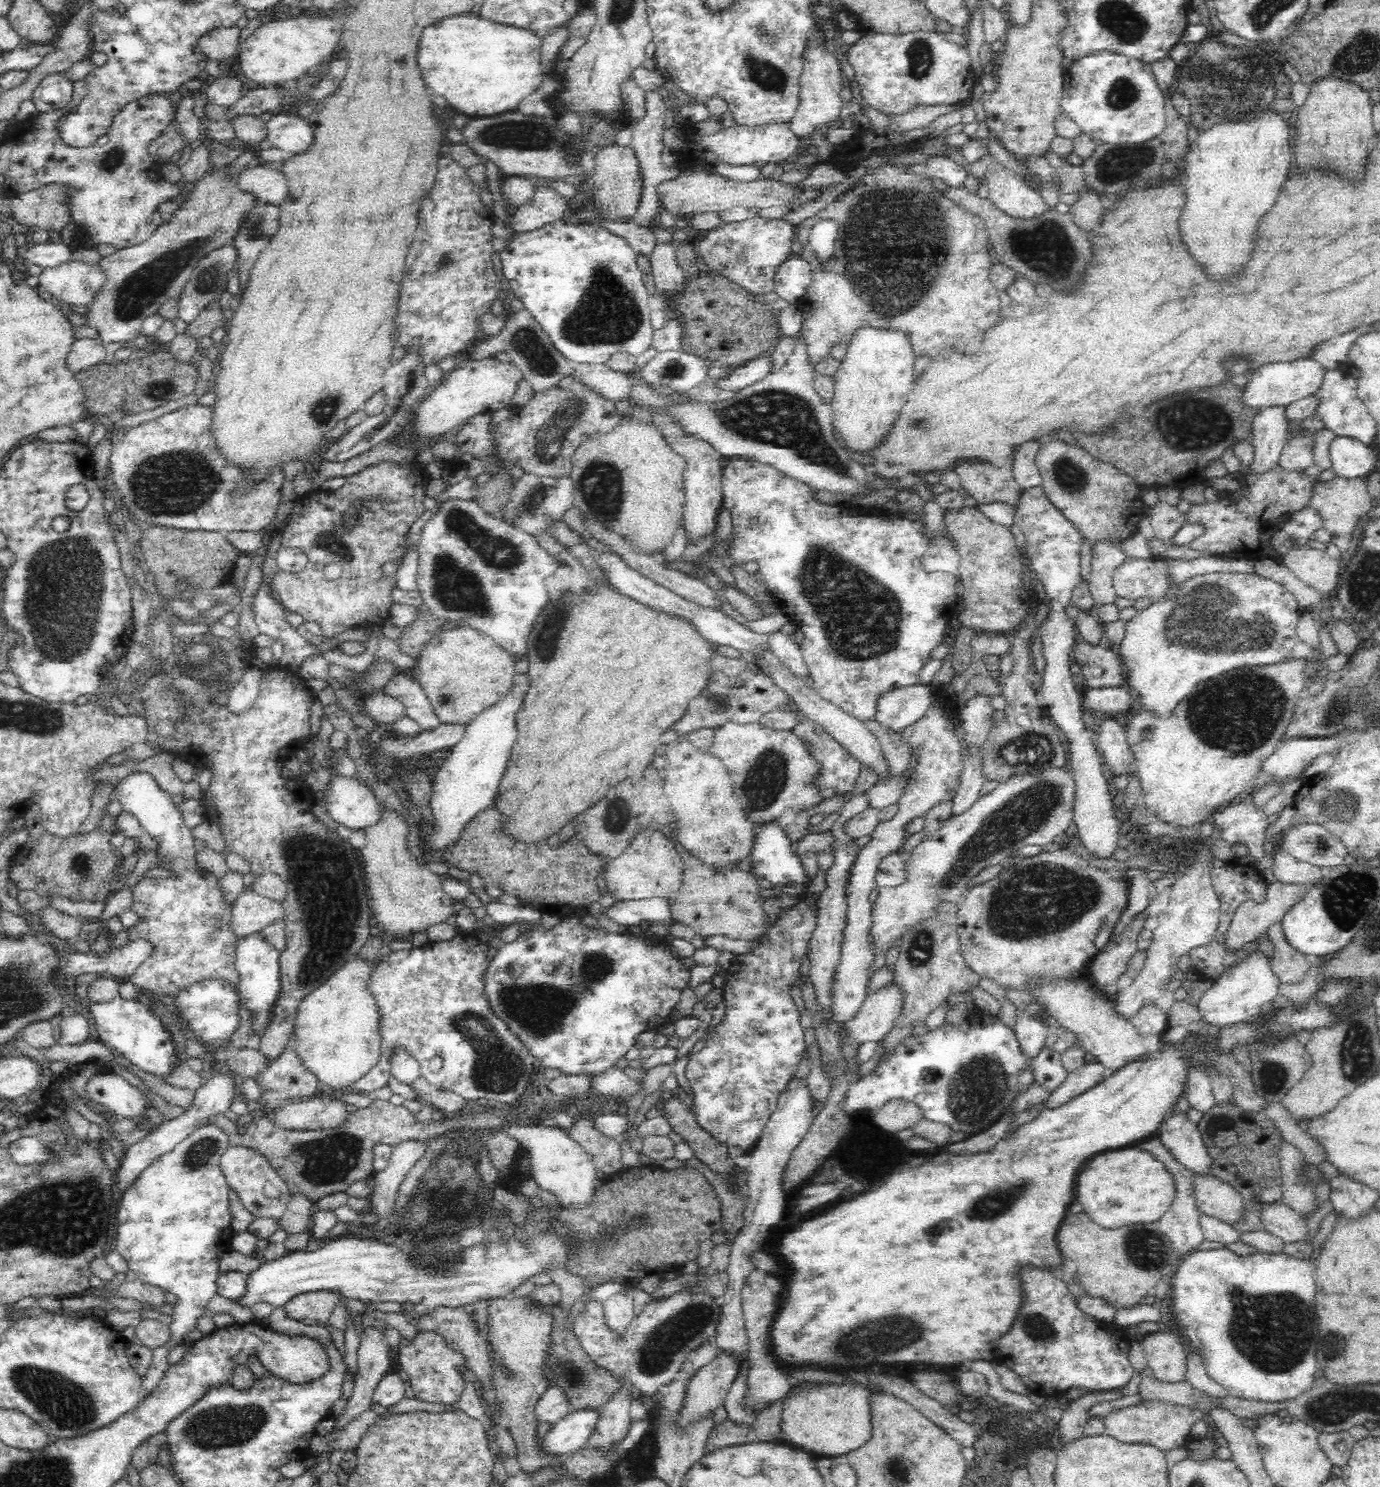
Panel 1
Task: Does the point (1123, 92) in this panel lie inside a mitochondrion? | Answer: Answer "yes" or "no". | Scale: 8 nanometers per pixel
yes

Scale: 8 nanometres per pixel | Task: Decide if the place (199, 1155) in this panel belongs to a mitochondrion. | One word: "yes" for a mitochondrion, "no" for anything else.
yes

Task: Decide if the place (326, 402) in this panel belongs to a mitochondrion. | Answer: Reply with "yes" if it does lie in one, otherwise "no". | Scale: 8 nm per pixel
yes

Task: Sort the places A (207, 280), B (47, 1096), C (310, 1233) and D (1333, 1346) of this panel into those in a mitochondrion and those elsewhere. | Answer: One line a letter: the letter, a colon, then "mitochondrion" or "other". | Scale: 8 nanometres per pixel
A: mitochondrion
B: other
C: other
D: mitochondrion

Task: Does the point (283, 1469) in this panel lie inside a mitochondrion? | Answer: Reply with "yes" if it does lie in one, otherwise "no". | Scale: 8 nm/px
no

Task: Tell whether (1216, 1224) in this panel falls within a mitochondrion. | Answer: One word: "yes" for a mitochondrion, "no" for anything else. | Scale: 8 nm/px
no

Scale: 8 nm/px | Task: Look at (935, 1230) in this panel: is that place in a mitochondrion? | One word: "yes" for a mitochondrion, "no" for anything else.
yes

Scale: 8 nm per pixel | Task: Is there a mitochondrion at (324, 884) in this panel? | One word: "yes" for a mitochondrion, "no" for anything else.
yes

